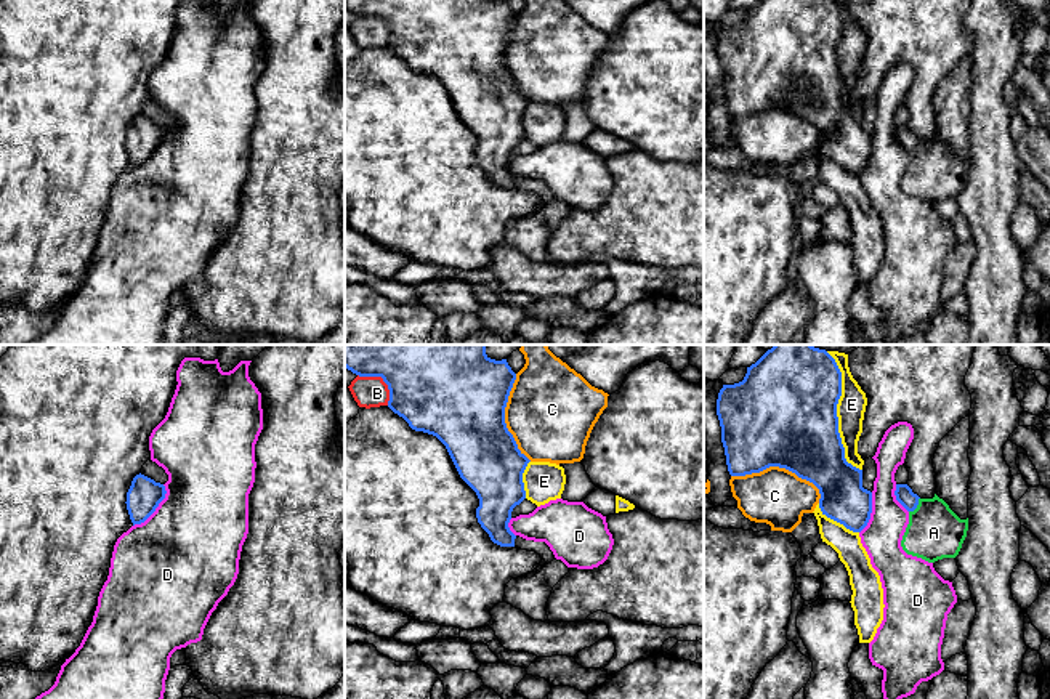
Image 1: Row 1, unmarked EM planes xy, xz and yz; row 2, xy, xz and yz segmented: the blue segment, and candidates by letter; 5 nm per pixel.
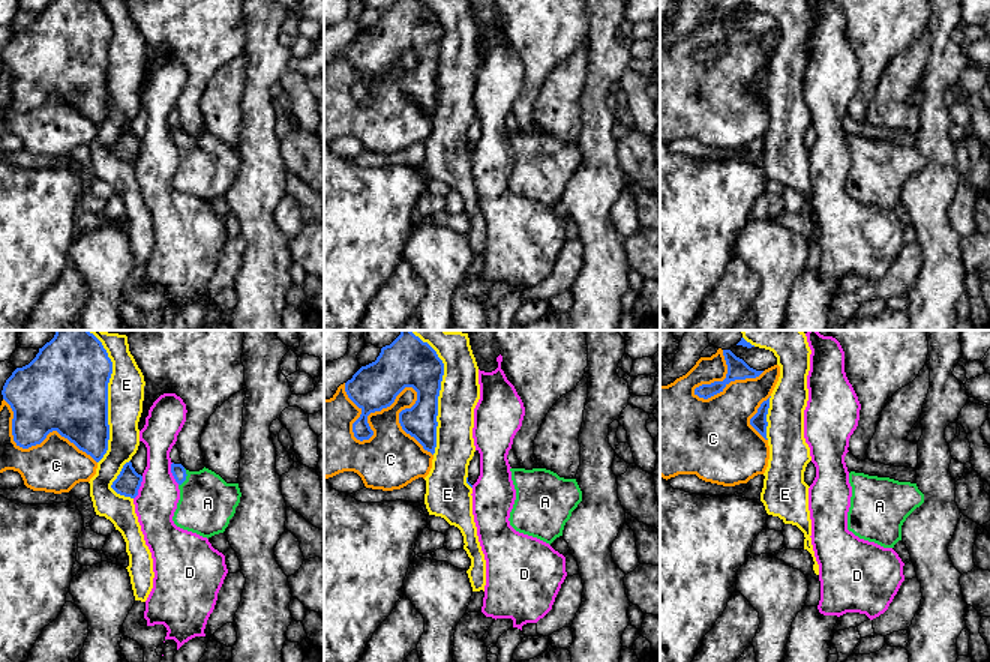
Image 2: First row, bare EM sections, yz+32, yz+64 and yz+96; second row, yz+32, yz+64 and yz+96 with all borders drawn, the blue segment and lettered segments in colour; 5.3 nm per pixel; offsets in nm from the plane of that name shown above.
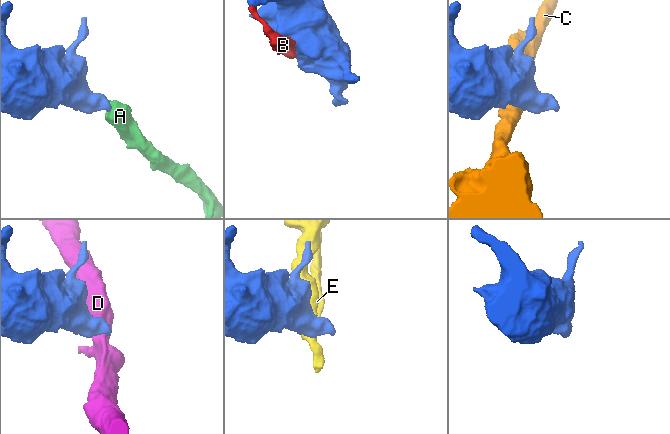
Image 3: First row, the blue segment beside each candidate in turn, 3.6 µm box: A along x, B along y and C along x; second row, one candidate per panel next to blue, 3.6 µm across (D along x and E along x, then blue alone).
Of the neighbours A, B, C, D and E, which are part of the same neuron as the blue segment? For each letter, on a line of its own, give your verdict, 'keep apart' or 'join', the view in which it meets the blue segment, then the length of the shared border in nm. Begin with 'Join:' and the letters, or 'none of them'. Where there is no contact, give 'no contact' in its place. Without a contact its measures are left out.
Join: A
A: join; meets blue in yz; contact 90 nm long
B: keep apart; meets blue in xz; contact 220 nm long
C: keep apart; meets blue in yz; contact 460 nm long
D: keep apart; meets blue in xy; contact 260 nm long
E: keep apart; meets blue in yz; contact 600 nm long

